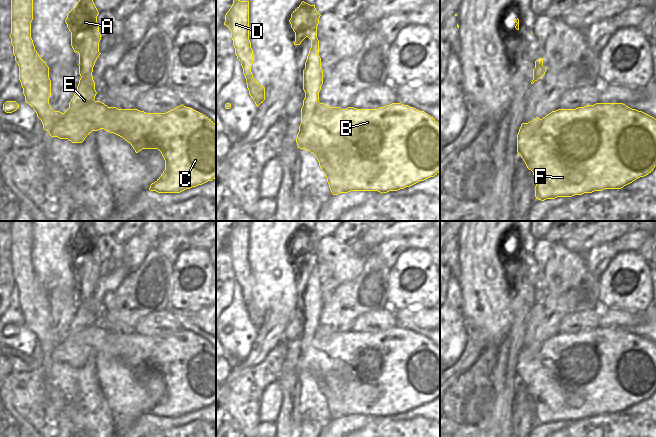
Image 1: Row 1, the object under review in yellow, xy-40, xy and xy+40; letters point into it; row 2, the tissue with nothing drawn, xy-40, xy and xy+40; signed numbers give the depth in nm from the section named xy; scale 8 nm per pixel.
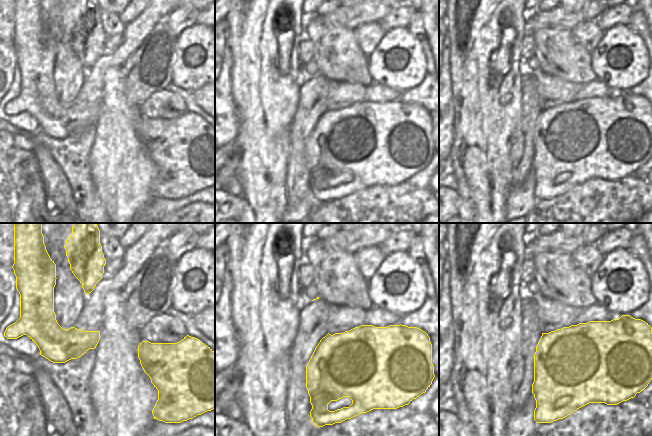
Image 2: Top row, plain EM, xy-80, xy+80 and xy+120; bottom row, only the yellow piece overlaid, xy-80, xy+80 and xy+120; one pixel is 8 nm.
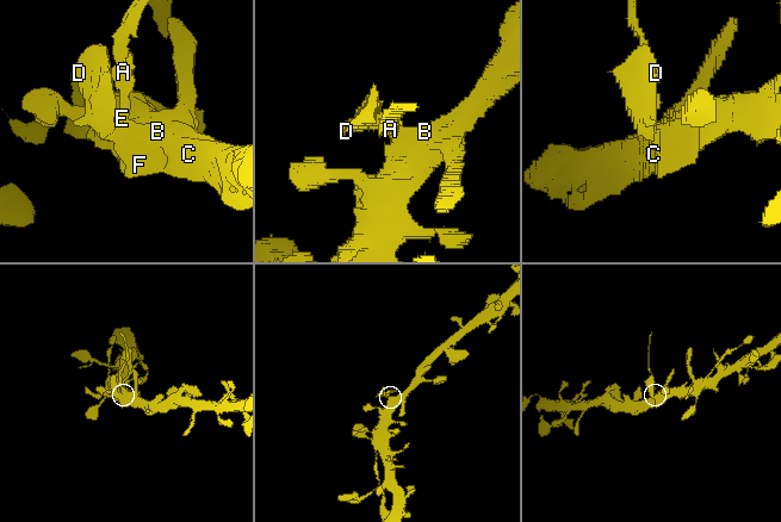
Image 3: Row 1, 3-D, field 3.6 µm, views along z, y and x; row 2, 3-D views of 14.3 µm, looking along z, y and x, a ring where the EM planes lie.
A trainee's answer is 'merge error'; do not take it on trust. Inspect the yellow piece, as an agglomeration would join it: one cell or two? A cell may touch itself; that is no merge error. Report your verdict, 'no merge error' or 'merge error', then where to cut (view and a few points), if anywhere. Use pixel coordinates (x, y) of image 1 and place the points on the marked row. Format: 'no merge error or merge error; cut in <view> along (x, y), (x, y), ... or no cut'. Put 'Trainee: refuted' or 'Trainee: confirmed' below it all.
merge error; cut in xy along (320, 64), (313, 68), (305, 69)
Trainee: confirmed

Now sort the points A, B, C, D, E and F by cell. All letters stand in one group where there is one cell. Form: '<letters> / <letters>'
A / B C D E F

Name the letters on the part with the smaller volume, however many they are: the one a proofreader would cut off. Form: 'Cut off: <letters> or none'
Cut off: A

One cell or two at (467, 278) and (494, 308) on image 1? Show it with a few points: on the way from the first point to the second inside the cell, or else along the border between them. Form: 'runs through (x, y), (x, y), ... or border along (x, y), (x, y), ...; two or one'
runs through (474, 285), (486, 297), (487, 301); one

